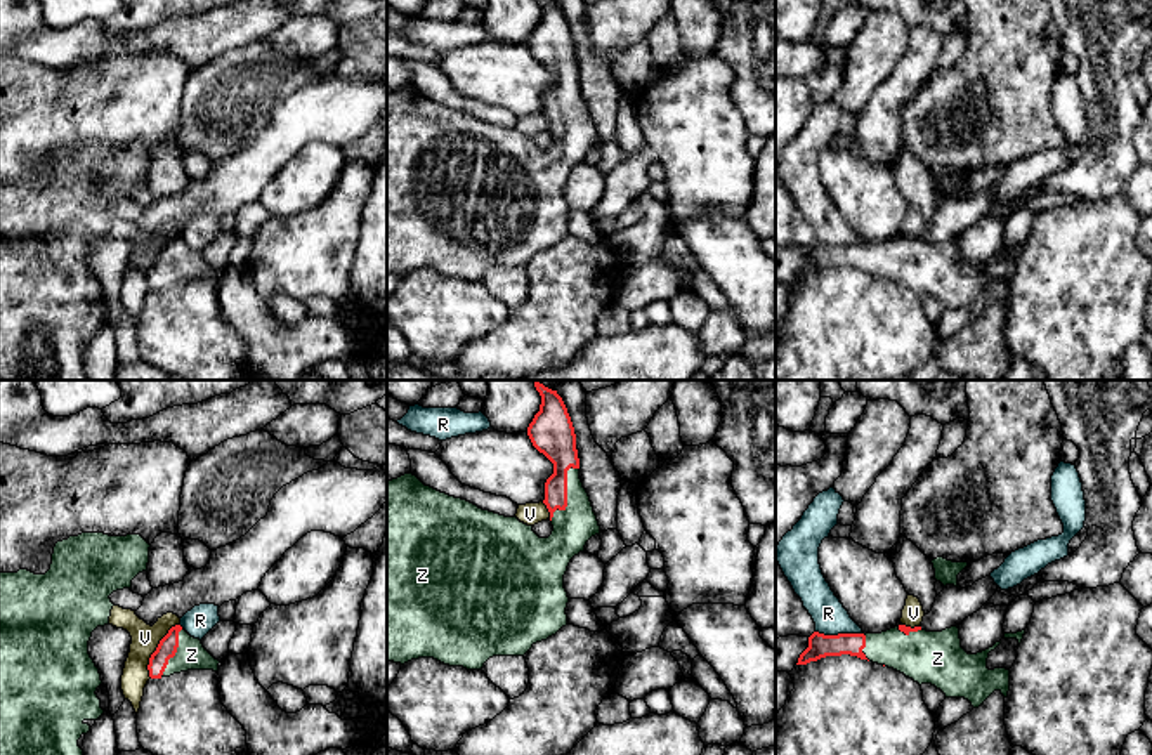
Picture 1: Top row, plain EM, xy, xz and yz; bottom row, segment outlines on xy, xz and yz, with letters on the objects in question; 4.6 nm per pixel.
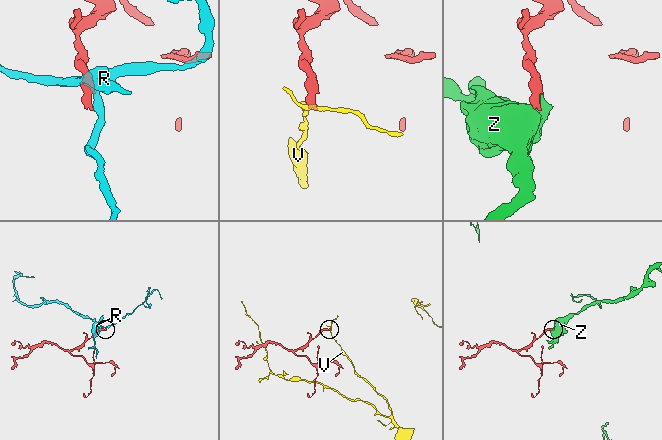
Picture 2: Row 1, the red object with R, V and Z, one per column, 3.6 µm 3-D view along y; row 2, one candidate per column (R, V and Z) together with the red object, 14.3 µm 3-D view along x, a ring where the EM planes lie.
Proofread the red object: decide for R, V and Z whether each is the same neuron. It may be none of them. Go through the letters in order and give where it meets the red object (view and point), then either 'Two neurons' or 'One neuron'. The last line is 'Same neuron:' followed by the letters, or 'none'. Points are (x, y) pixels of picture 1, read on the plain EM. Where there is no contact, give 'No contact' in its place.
R: Touches red at yz (838, 245). Two neurons
V: Touches red at xy (157, 261). Two neurons
Z: Touches red at xz (566, 105). One neuron
Same neuron: Z

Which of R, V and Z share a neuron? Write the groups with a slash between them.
R / V / Z

